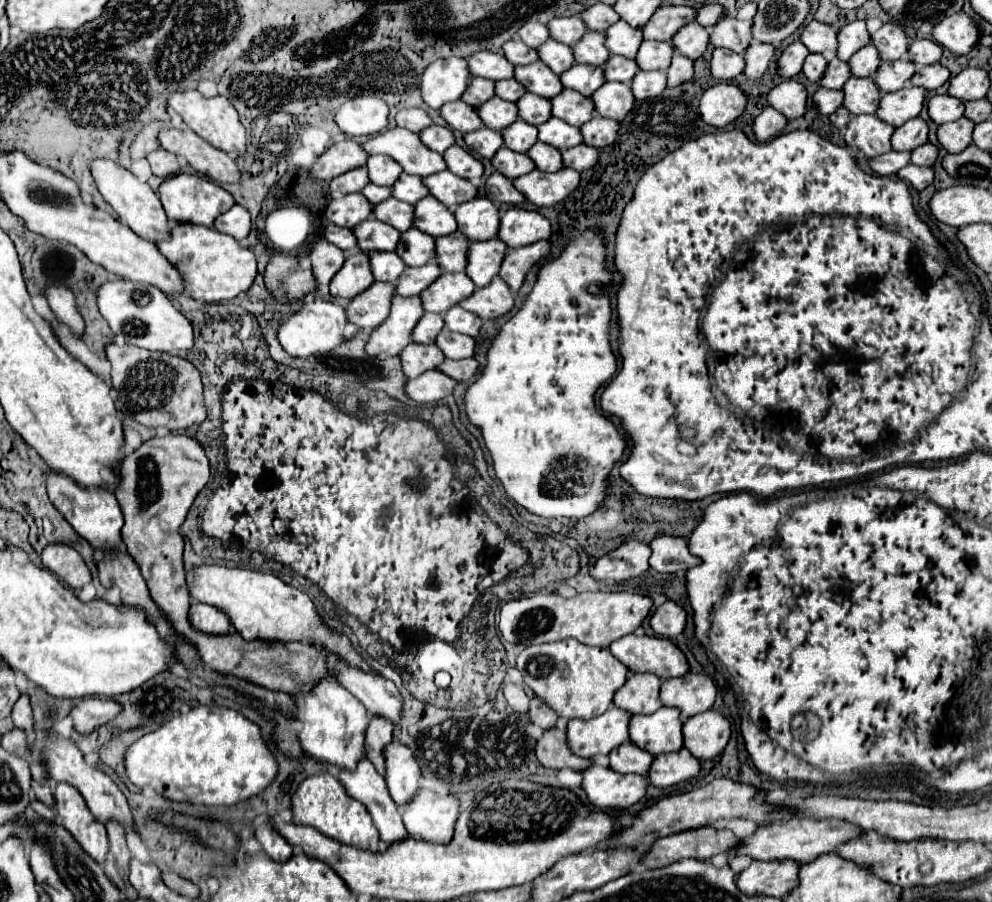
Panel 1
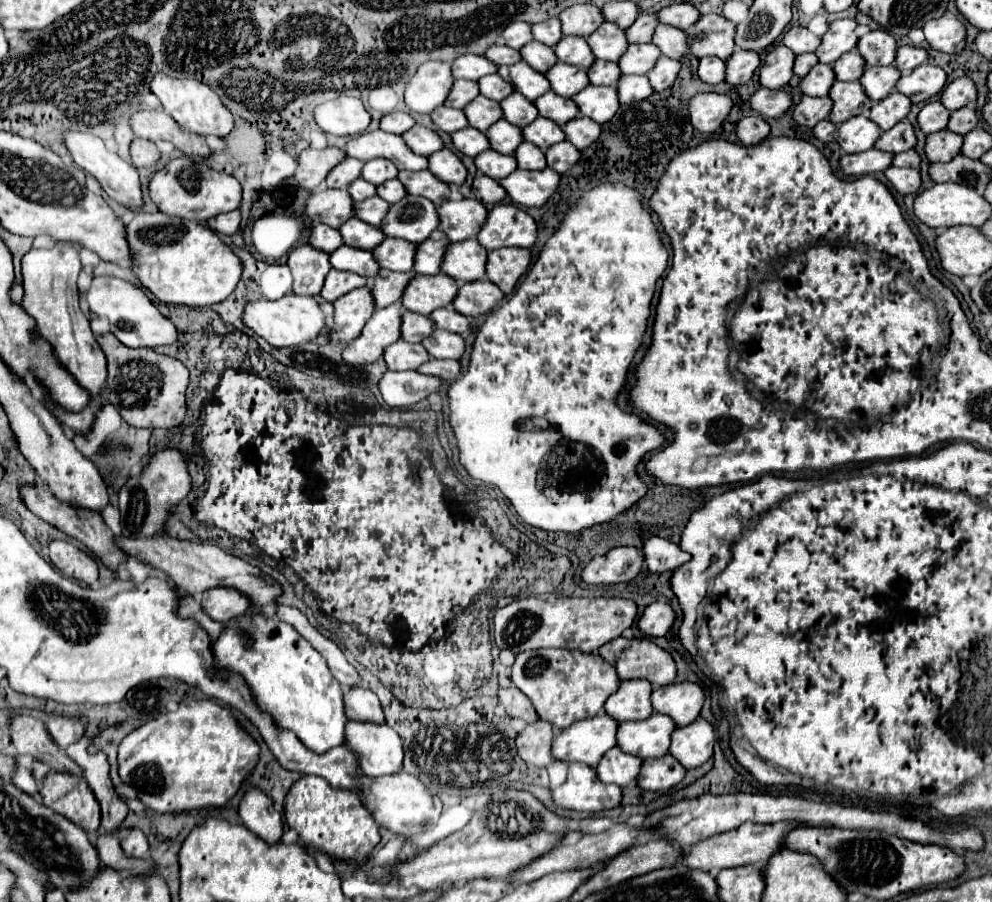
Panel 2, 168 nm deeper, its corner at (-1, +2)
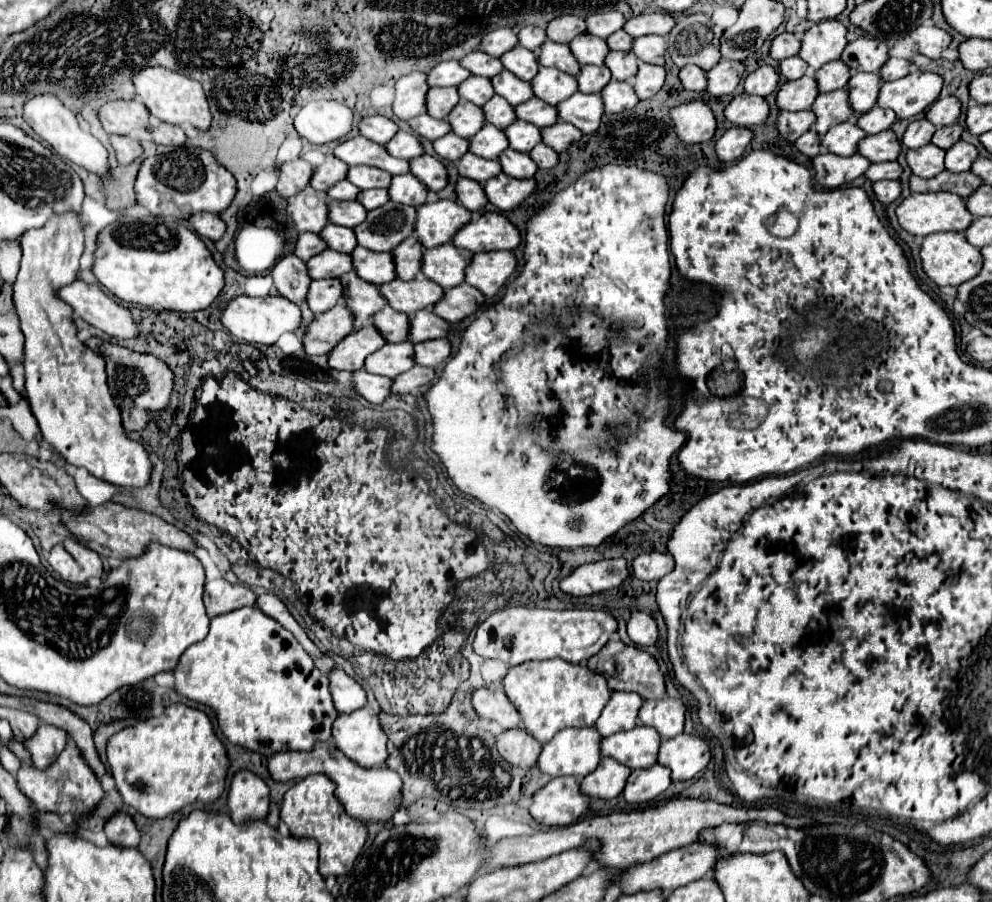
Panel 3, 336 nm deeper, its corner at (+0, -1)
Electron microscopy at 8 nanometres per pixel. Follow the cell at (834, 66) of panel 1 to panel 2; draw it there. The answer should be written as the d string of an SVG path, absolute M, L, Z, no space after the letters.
M817 63L807 73L807 77L799 81L799 89L803 95L809 95L809 97L825 97L833 83L835 83L835 73L831 71L831 65Z

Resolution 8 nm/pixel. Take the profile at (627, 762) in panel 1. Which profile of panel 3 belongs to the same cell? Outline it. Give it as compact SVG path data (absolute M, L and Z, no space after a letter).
M602 758L598 768L594 772L590 772L586 778L582 778L580 788L584 794L588 794L592 798L610 800L624 790L626 778L630 776L630 772L632 772L630 768L622 766L614 758Z

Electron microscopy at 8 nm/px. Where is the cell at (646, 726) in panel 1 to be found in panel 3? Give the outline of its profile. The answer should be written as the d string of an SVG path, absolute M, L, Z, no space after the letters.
M636 726L634 730L626 730L620 734L612 734L608 738L602 740L602 756L610 756L622 764L626 764L628 768L636 770L636 768L650 768L658 762L658 750L660 750L662 738L660 734L650 728L650 726Z

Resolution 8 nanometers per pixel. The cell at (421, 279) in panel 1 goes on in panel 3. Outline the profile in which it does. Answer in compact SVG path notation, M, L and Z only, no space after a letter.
M356 272L354 274L344 274L342 284L346 286L346 306L354 312L356 316L356 328L362 324L370 322L370 318L380 312L388 302L382 298L382 292L376 284L362 280Z

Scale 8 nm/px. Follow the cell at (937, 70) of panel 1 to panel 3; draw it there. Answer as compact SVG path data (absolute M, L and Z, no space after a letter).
M912 72L900 80L884 82L878 96L878 106L892 108L898 118L912 118L924 112L942 90L942 78L934 72Z

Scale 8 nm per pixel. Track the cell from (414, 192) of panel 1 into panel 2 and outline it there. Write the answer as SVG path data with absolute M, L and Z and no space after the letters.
M391 179L391 181L381 183L381 185L377 187L377 195L379 195L381 199L385 199L387 203L397 203L397 201L403 199L407 193L405 193L405 187L401 185L399 179Z

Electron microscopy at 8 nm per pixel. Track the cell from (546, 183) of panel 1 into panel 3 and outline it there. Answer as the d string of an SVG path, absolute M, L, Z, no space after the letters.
M498 174L490 178L484 184L484 192L488 200L502 212L518 208L528 196L532 196L536 190L536 180L520 180L520 178L510 178L506 174Z

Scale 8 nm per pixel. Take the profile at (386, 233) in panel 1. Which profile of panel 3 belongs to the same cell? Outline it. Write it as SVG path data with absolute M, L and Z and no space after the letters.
M326 224L326 230L322 230L320 234L322 234L322 238L326 238L328 248L338 250L338 252L352 254L352 250L358 246L354 230L352 230L352 228L346 228L346 226Z

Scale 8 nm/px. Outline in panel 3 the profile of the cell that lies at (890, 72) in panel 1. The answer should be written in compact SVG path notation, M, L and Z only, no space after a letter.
M854 72L854 76L848 82L850 88L850 106L862 114L868 112L876 102L880 94L882 78L878 72Z

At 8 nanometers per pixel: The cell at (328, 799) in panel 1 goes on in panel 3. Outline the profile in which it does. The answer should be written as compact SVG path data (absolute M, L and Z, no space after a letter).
M314 774L298 780L286 794L280 806L280 818L290 828L290 834L294 838L314 838L318 842L318 854L320 854L320 874L322 876L344 876L348 874L366 840L368 840L368 826L366 822L360 822L356 818L350 818L342 802L338 802L334 794L334 782L326 778L326 774Z

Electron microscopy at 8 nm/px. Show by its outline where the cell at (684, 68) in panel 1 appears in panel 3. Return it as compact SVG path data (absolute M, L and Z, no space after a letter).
M640 62L638 74L634 80L634 90L638 92L640 100L646 100L646 98L652 98L662 88L664 80L666 80L666 68L664 66Z

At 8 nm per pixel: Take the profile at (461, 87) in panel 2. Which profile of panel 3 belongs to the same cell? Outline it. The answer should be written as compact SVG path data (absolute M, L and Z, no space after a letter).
M432 88L430 94L426 96L428 114L434 118L446 118L458 102L460 96L456 88Z

